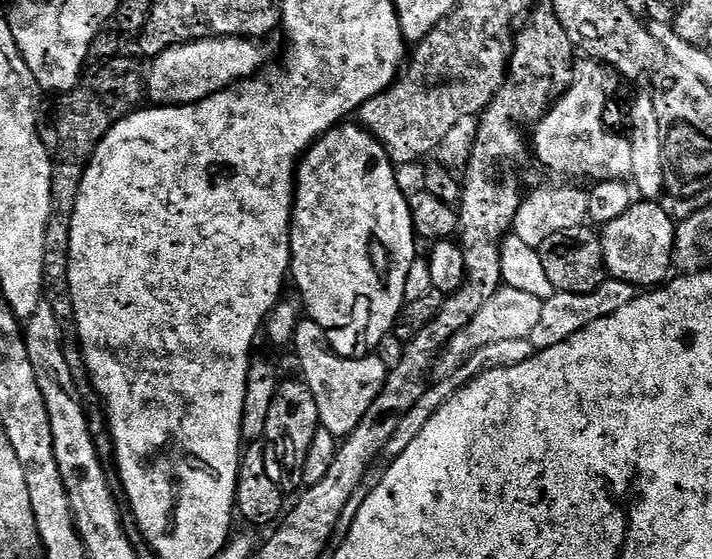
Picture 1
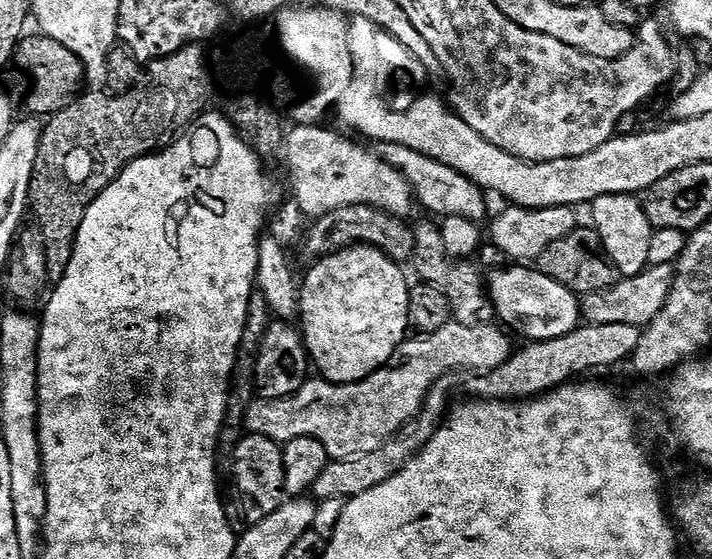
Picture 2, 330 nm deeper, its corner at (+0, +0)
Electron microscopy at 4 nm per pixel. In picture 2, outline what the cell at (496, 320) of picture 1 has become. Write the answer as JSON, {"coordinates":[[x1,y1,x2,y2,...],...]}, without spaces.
{"coordinates":[[449,322,429,336,416,336,405,339,400,349,393,354,388,363,380,367,374,374,353,384,332,384,323,378,310,378,294,395,281,400,253,399,247,405,247,431,254,436,265,436,277,442,287,442,294,438,314,438,326,446,329,461,349,460,362,454,370,454,370,450,378,450,392,437,399,428,404,428,418,414,424,405,424,399,430,394,432,387,445,379,447,372,456,372,465,368,471,374,489,372,502,366,514,351,514,344,508,341,509,333,495,323,478,326,462,326]]}

